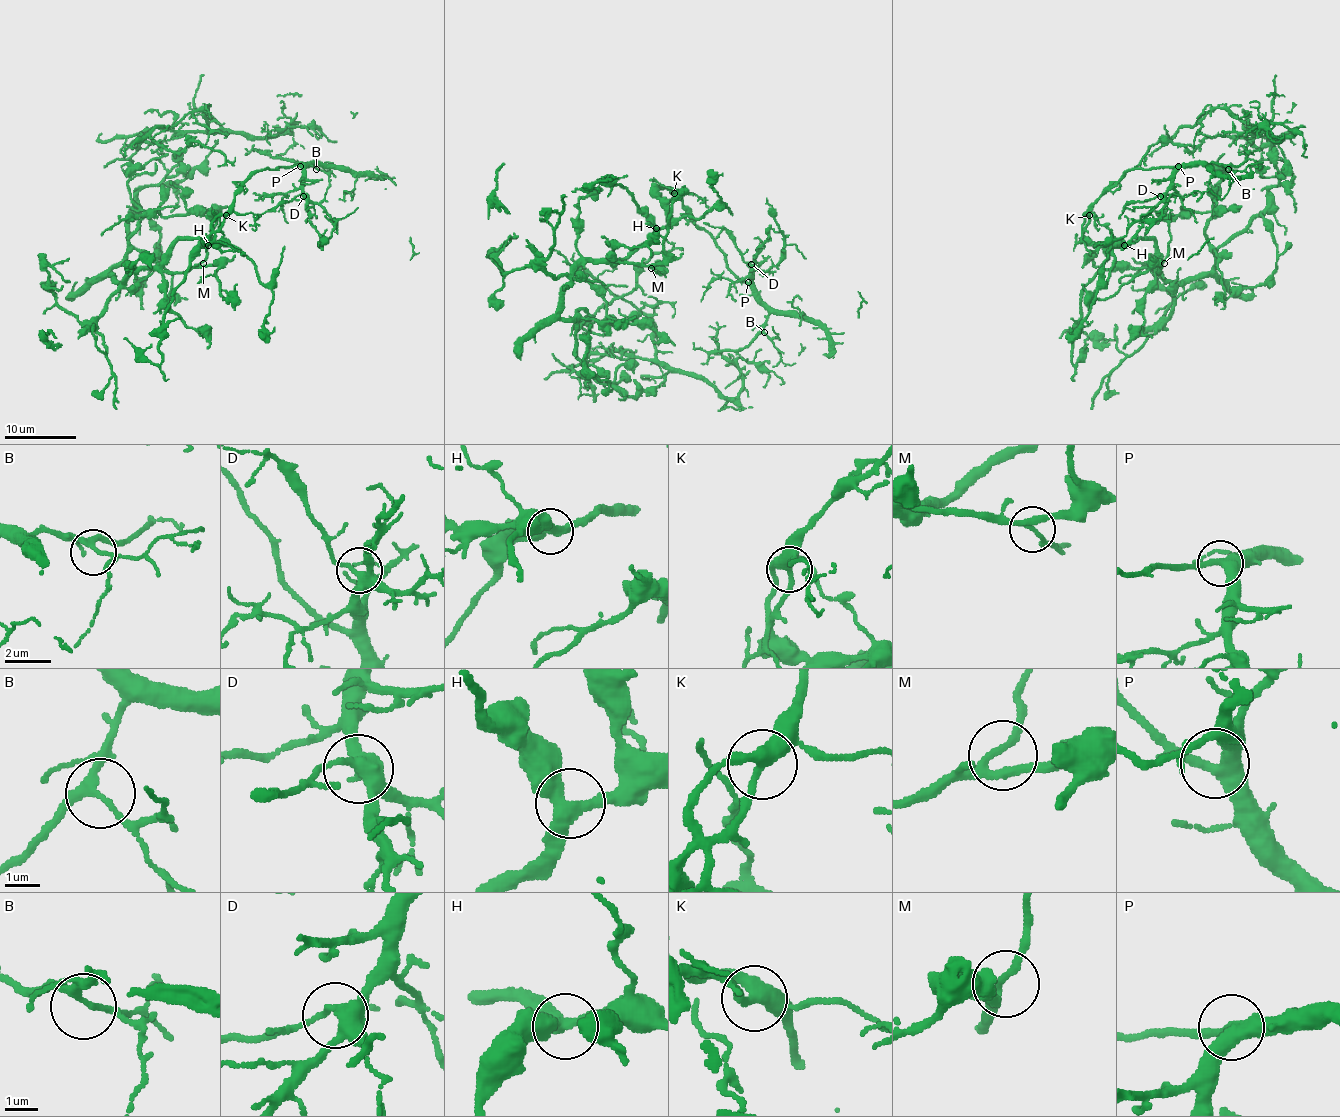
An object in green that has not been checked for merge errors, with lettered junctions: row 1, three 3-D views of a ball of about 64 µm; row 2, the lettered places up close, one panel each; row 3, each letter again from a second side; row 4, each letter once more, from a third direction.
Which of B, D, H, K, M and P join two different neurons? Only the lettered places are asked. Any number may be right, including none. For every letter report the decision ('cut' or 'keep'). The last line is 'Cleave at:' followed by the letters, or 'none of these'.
B: keep
D: keep
H: keep
K: cut
M: keep
P: keep
Cleave at: K

